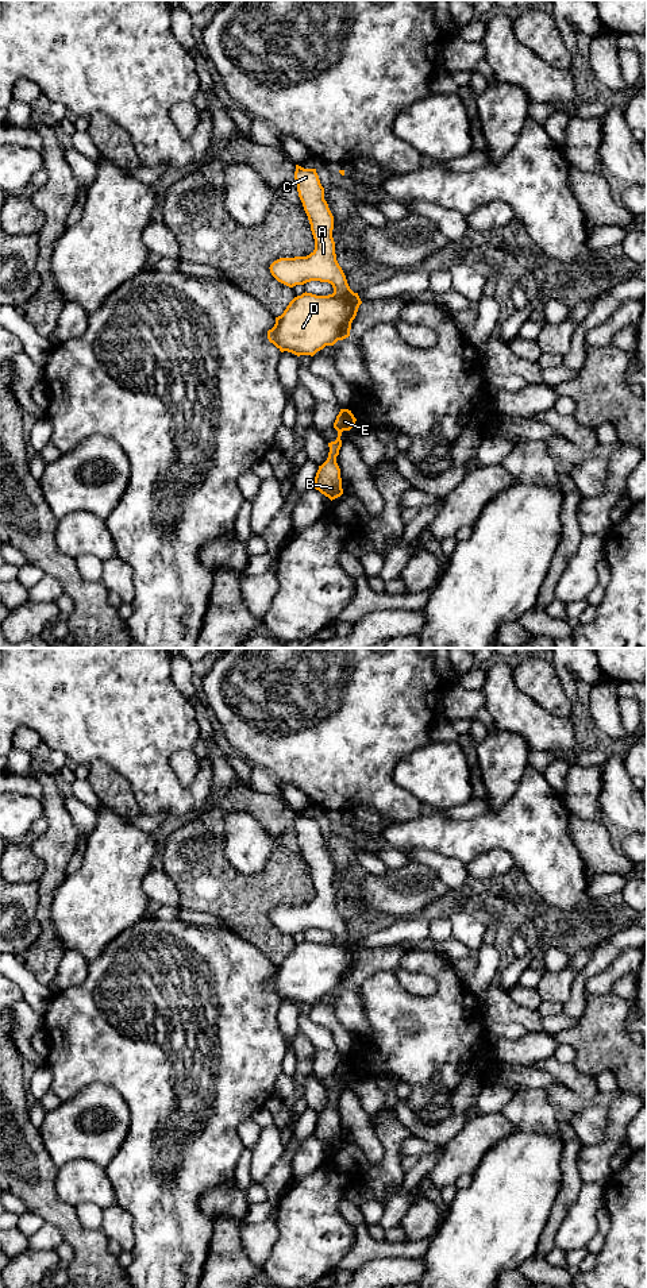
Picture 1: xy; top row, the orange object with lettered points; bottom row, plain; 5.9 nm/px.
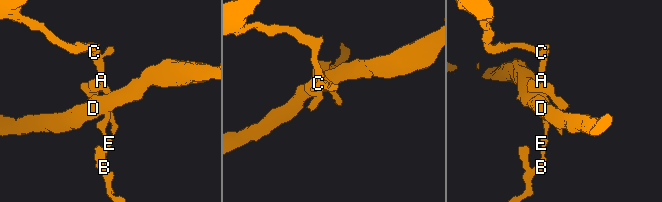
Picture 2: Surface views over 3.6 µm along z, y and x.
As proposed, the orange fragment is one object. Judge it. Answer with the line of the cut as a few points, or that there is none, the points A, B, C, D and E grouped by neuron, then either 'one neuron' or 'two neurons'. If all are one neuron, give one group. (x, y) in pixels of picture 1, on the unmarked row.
cut in xy along (332, 941), (349, 951), (354, 948); A B C E / D; two neurons

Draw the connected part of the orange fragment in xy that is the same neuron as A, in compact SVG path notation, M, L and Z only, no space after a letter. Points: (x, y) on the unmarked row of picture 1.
M296 813L294 828L311 872L315 898L307 905L274 909L269 915L270 921L278 930L289 936L311 929L328 930L334 936L334 942L350 952L354 949L354 940L336 909L332 886L334 864L324 848L324 836L316 817L304 817Z

